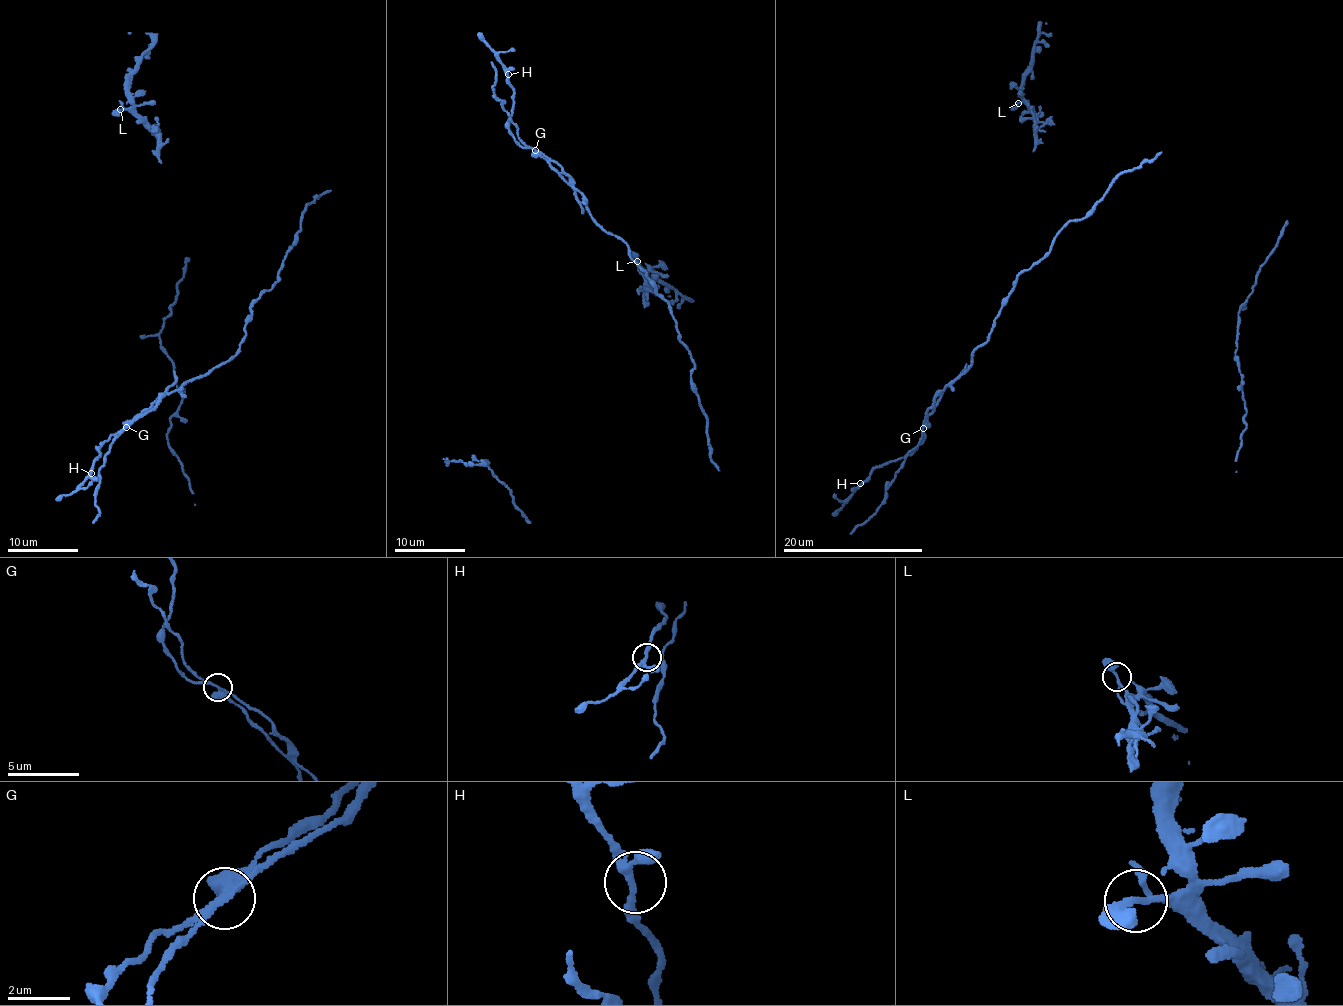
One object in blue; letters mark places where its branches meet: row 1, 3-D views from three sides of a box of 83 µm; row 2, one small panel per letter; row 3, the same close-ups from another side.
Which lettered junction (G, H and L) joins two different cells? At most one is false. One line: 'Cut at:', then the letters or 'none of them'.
Cut at: G

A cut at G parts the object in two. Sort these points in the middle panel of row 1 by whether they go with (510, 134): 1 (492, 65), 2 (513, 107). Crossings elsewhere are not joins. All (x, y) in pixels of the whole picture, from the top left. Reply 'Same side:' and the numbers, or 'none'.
Same side: 2

